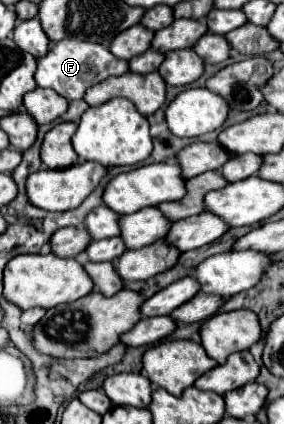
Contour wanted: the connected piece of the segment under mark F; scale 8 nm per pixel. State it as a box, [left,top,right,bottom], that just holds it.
[36,40,128,100]

